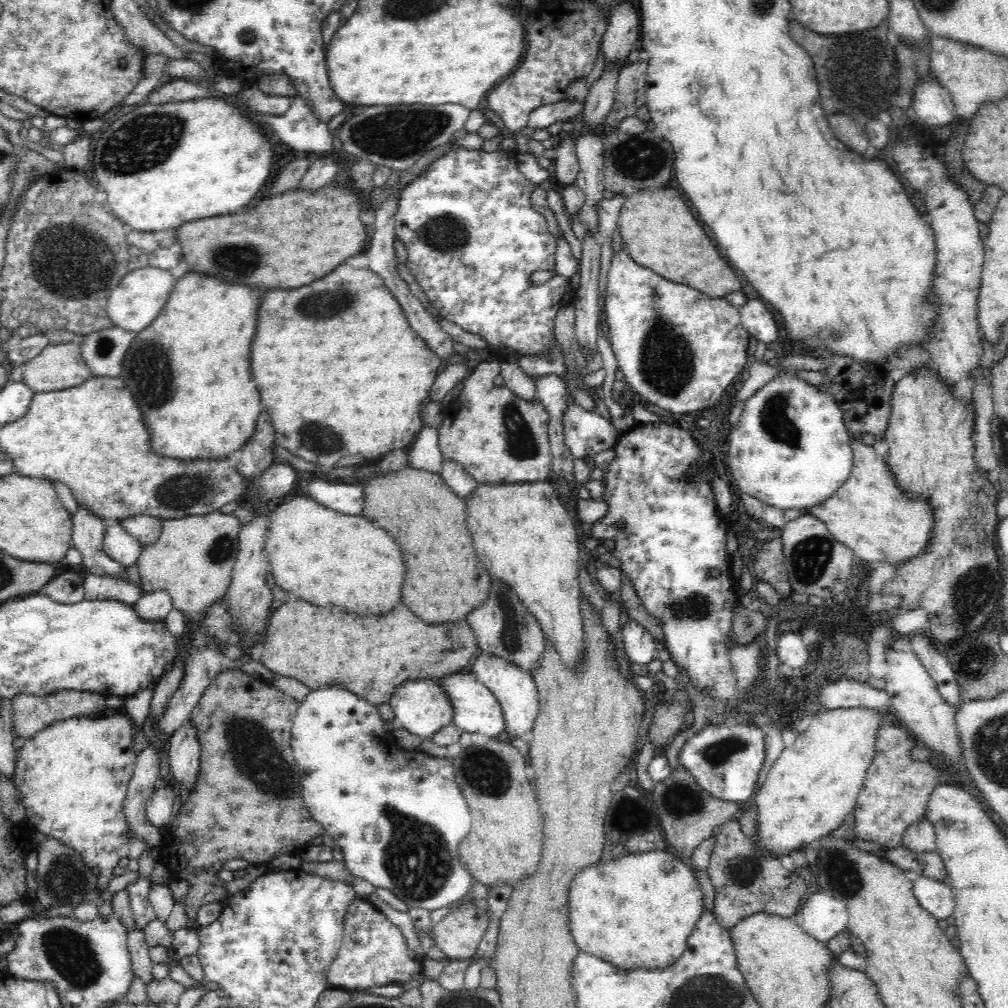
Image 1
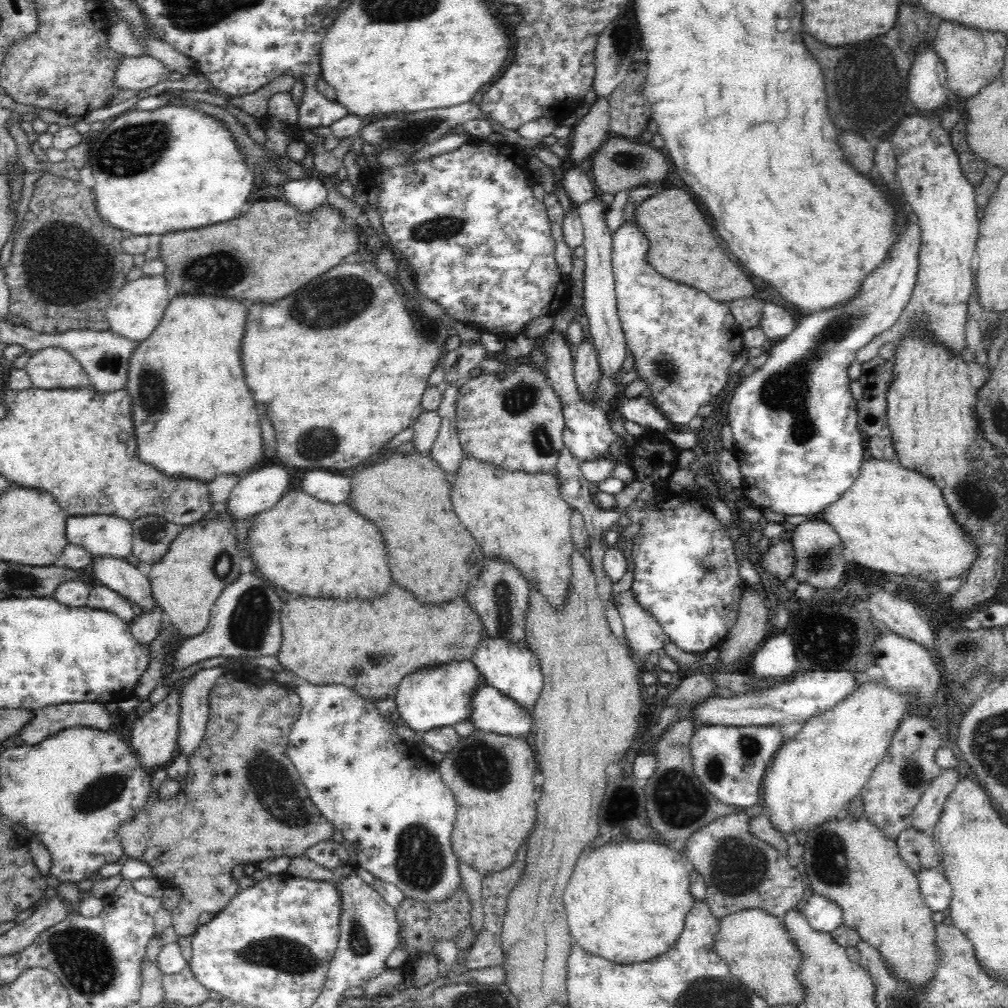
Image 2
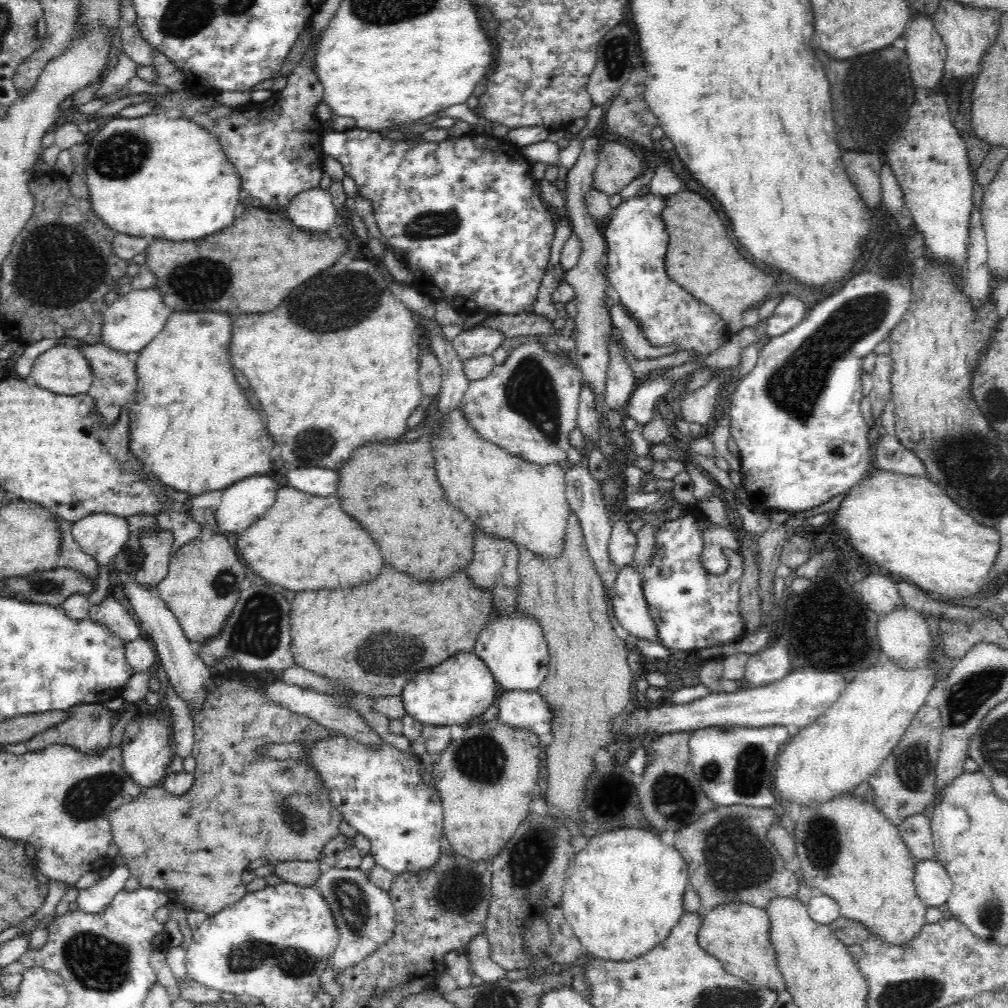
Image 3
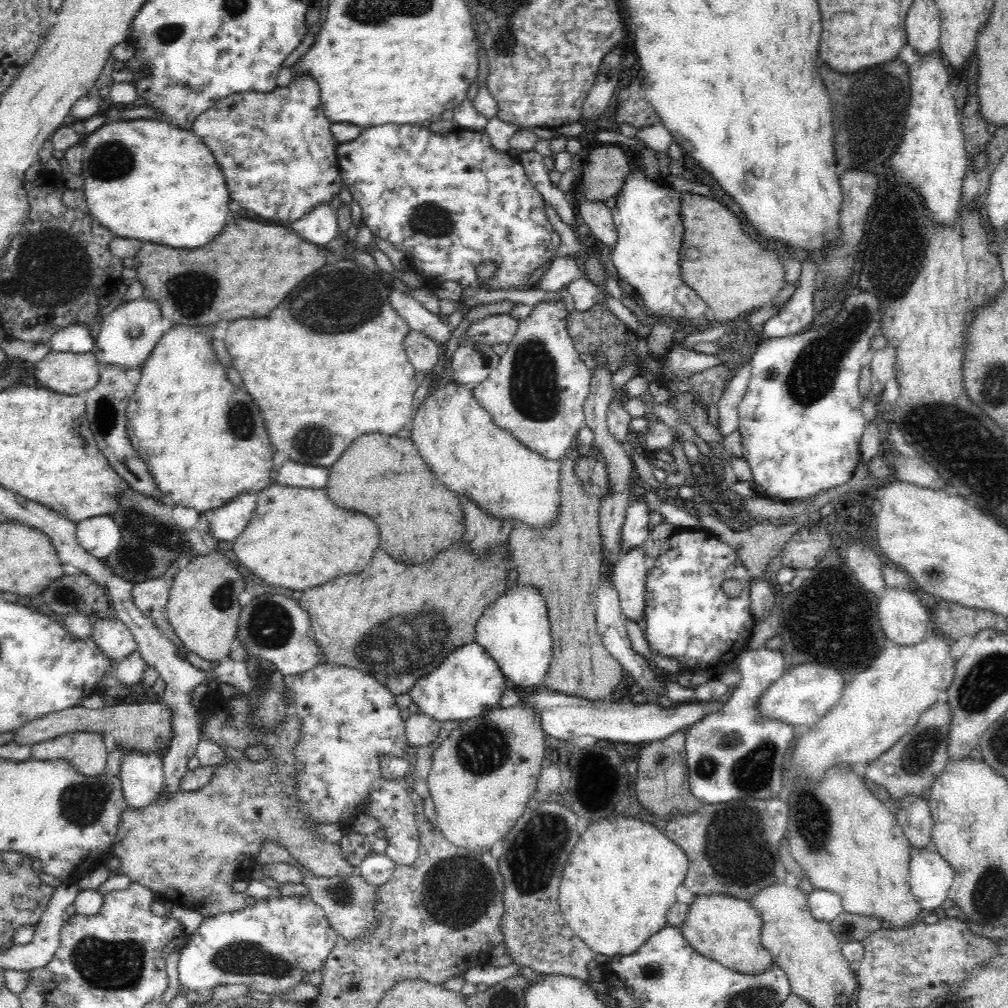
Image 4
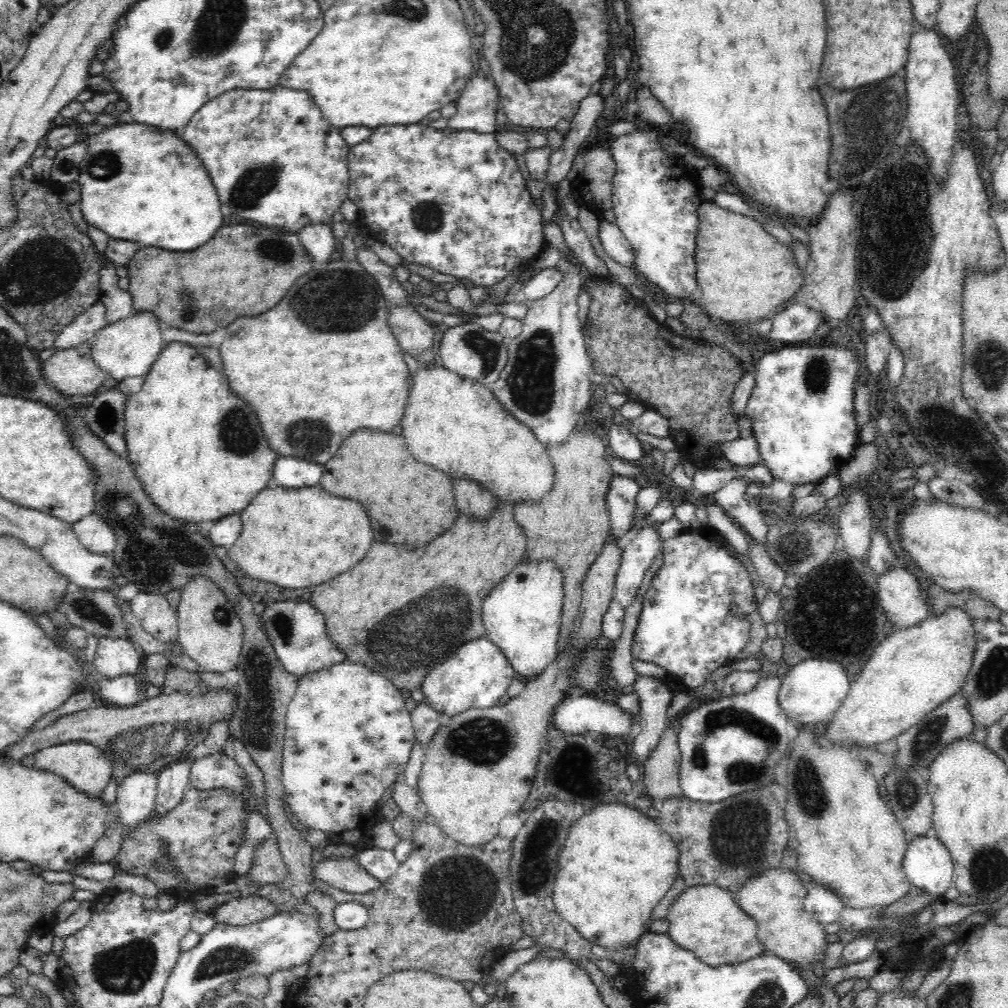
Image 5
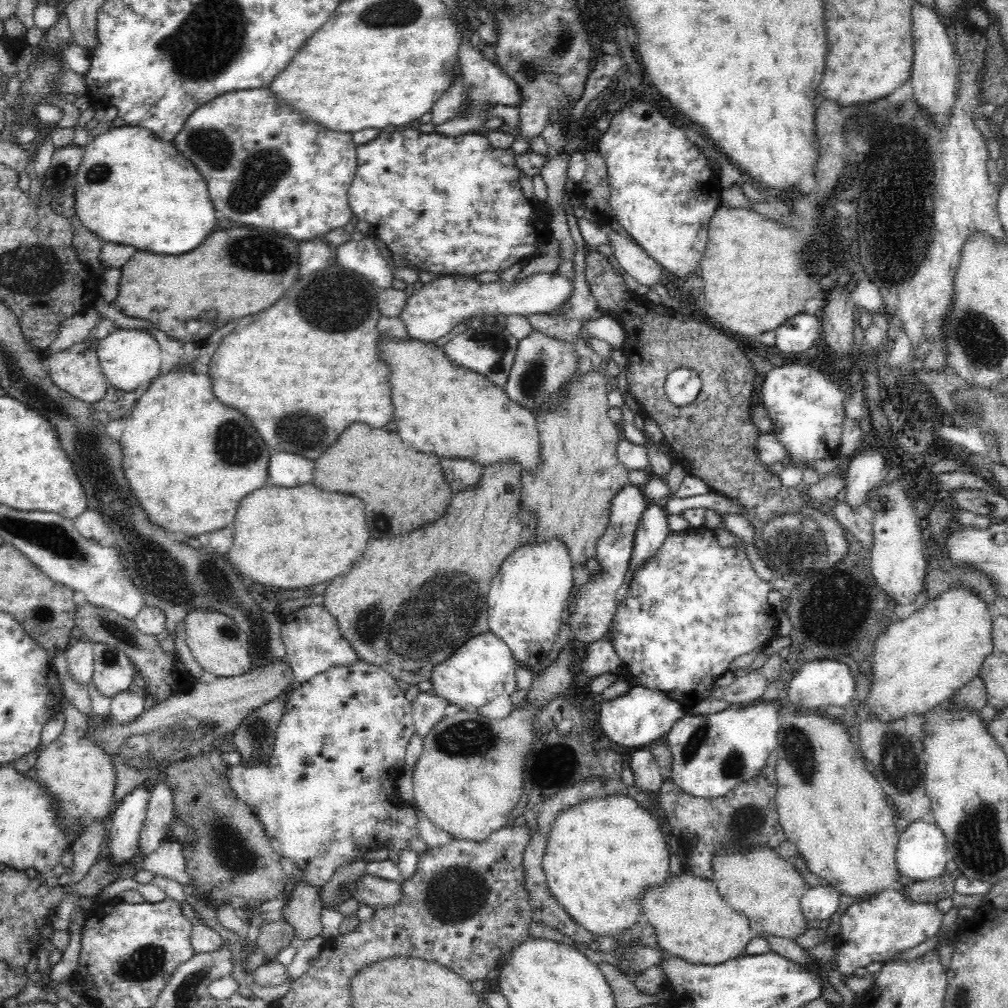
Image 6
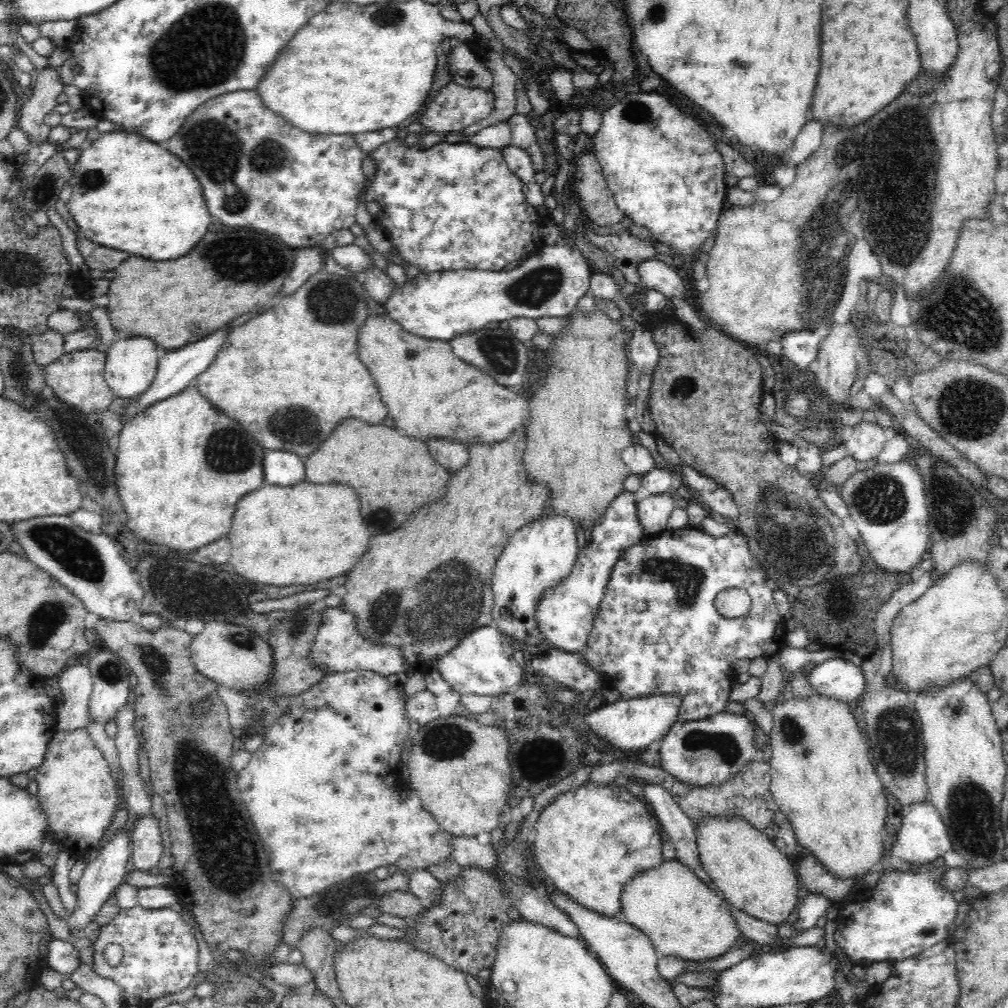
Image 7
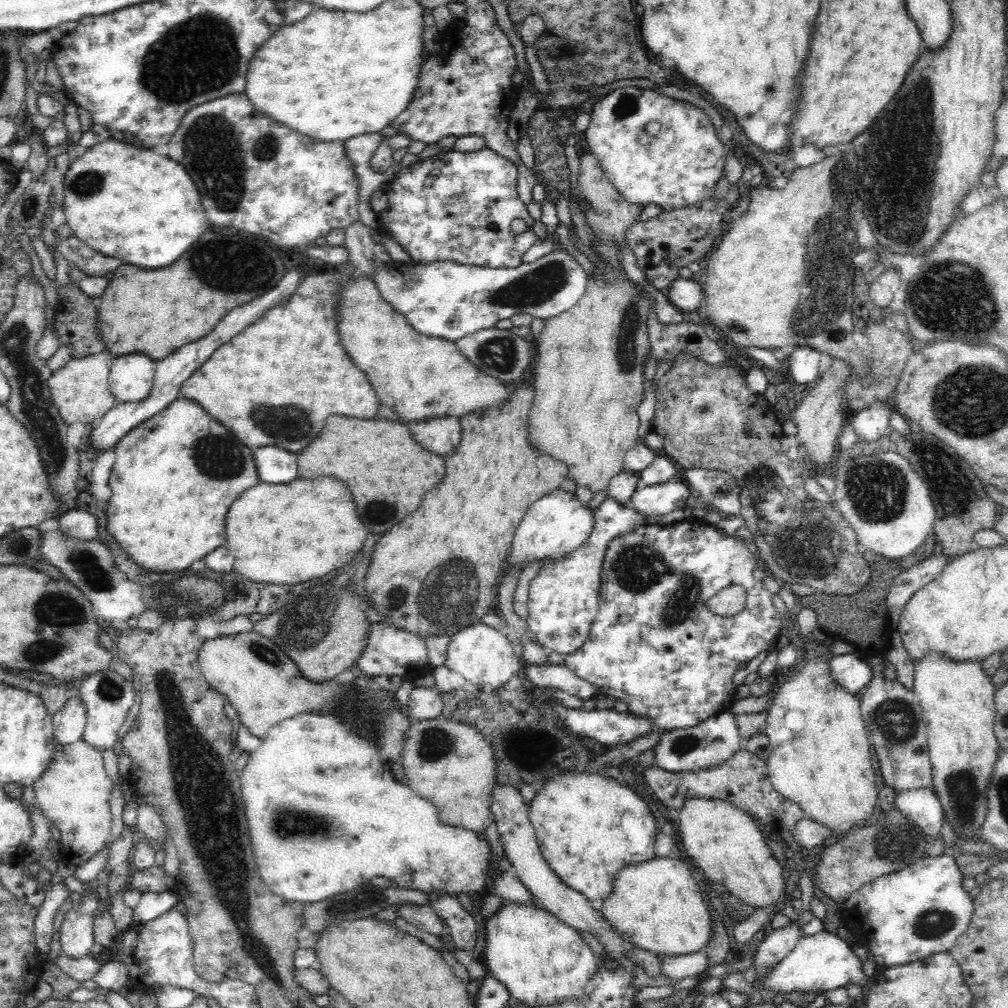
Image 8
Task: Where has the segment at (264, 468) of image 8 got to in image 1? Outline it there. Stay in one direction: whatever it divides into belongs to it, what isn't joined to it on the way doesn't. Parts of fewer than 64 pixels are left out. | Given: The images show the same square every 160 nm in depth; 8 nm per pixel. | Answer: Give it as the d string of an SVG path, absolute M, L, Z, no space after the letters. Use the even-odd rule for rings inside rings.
M316 478L310 481L310 496L316 502L330 506L330 510L338 510L342 514L360 516L362 514L362 488L354 484L342 484L344 480L326 481Z

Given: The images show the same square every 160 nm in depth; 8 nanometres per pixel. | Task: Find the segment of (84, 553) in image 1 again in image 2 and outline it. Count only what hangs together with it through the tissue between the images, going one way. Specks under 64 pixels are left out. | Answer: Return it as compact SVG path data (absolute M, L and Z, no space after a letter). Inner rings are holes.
M105 553L92 555L92 572L94 578L110 590L121 594L136 609L150 610L156 606L150 595L148 576L128 563L126 559L107 556Z

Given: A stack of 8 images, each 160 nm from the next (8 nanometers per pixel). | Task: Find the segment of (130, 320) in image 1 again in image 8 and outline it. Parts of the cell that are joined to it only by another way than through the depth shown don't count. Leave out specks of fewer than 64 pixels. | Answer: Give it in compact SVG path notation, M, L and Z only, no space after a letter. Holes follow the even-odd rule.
M141 353L112 358L109 390L117 403L145 401L149 397L155 364L146 354Z

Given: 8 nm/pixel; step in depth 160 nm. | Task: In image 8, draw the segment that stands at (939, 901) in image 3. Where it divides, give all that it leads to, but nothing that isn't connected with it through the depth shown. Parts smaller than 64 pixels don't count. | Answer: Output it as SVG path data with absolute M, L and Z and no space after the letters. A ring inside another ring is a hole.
M931 787L898 791L895 800L896 809L902 817L921 830L929 845L938 836L942 837L941 830L945 821L943 808Z

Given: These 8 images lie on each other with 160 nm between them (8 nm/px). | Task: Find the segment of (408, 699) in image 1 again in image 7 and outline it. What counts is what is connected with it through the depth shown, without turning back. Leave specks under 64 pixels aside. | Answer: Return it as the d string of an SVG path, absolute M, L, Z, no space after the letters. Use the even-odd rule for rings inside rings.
M490 625L478 627L466 635L450 652L437 660L436 668L450 689L460 696L501 697L516 691L523 684L524 676L514 660L512 637L502 633L498 627Z

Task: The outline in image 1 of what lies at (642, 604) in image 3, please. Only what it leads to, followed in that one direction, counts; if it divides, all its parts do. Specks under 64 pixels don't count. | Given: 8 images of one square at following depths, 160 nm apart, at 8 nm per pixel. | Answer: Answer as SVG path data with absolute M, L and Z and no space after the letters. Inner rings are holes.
M630 617L622 620L621 636L624 656L634 664L648 666L654 660L654 637Z

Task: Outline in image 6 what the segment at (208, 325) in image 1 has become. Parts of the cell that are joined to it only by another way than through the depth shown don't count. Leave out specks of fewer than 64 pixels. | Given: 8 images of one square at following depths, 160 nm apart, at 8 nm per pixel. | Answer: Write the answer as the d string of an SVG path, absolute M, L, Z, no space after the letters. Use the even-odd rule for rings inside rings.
M179 362L172 370L159 373L149 383L146 393L135 400L119 445L123 455L123 471L131 492L136 494L148 520L167 532L182 530L188 538L231 526L242 498L268 485L271 458L268 446L242 412L230 410L214 398L209 373L196 372L192 362L185 362L184 365Z

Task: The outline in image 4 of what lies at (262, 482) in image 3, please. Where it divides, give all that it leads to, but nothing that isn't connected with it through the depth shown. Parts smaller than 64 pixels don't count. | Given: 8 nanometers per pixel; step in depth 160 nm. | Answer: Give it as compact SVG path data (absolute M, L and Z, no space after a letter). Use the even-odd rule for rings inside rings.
M259 493L238 494L225 505L215 509L210 523L210 528L218 540L230 540L242 534L250 522L252 512L258 504Z

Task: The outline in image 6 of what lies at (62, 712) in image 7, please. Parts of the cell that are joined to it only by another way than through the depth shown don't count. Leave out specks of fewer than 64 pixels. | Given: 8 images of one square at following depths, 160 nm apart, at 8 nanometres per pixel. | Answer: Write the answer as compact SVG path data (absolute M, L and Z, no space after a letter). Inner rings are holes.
M79 638L65 650L68 662L68 668L72 678L78 684L88 684L92 681L94 668L94 643L87 638Z

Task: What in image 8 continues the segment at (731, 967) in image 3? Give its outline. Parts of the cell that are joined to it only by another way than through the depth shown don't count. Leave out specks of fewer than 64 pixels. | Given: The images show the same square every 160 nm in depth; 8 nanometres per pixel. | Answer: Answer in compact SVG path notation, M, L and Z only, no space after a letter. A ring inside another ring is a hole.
M654 857L650 862L640 862L620 870L615 876L611 893L606 900L596 906L611 928L620 933L624 941L632 943L639 949L656 956L694 954L706 949L714 934L710 906L703 897L701 887L702 885L692 877L689 868L680 859Z

